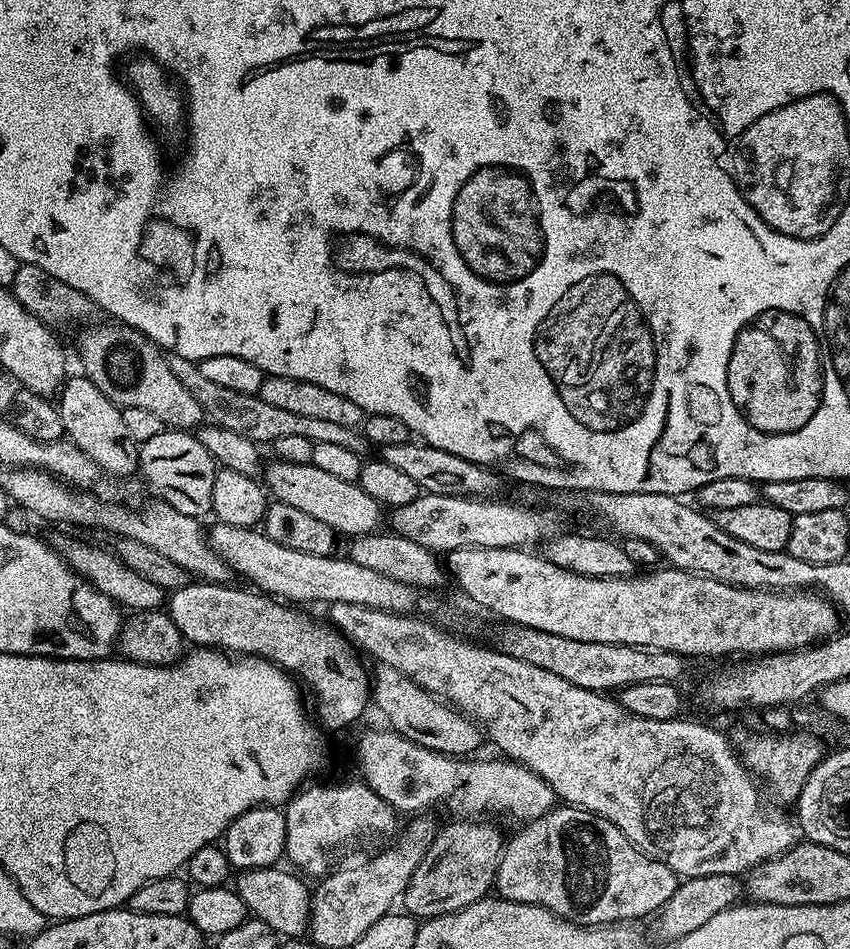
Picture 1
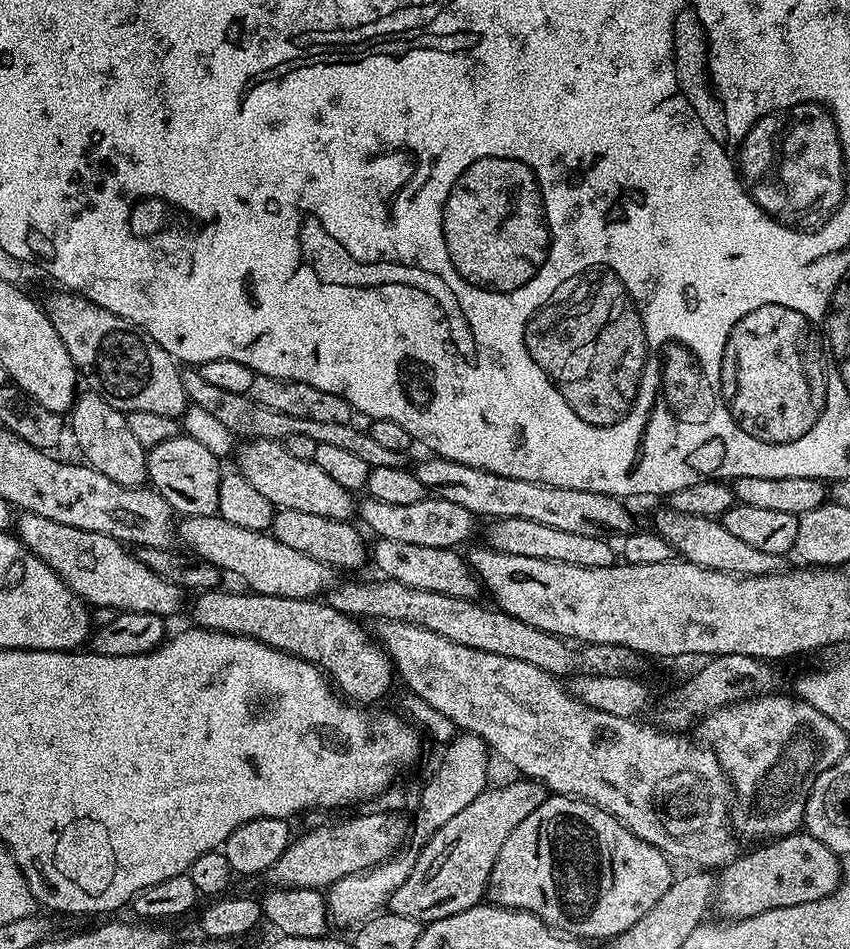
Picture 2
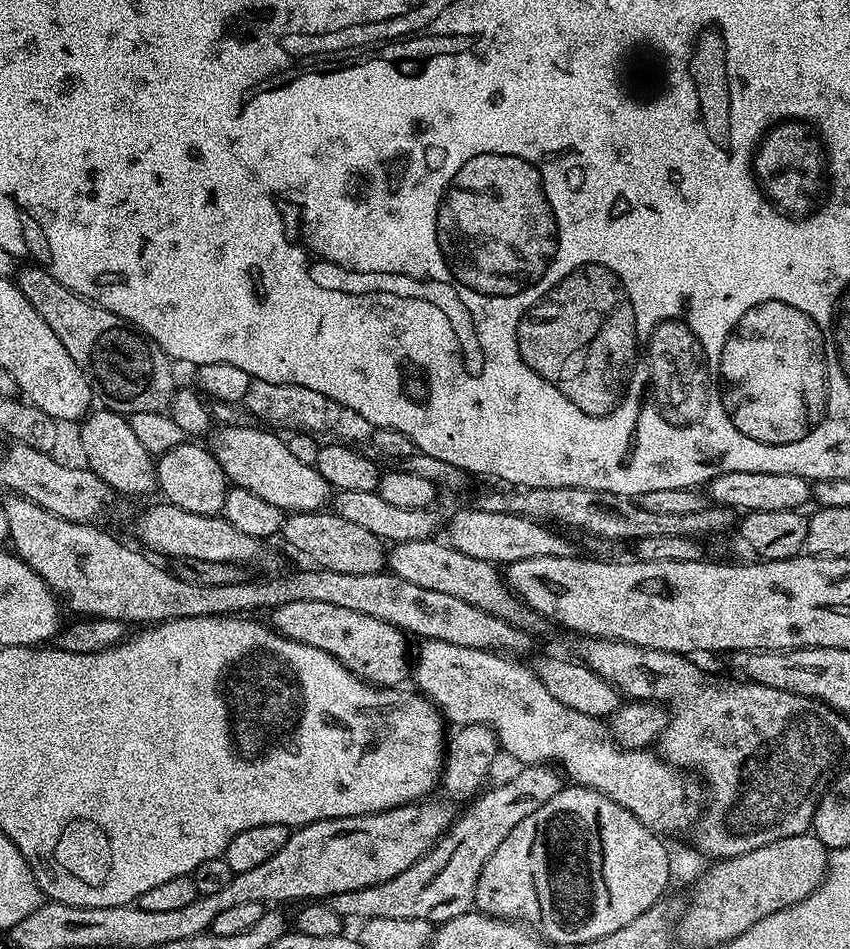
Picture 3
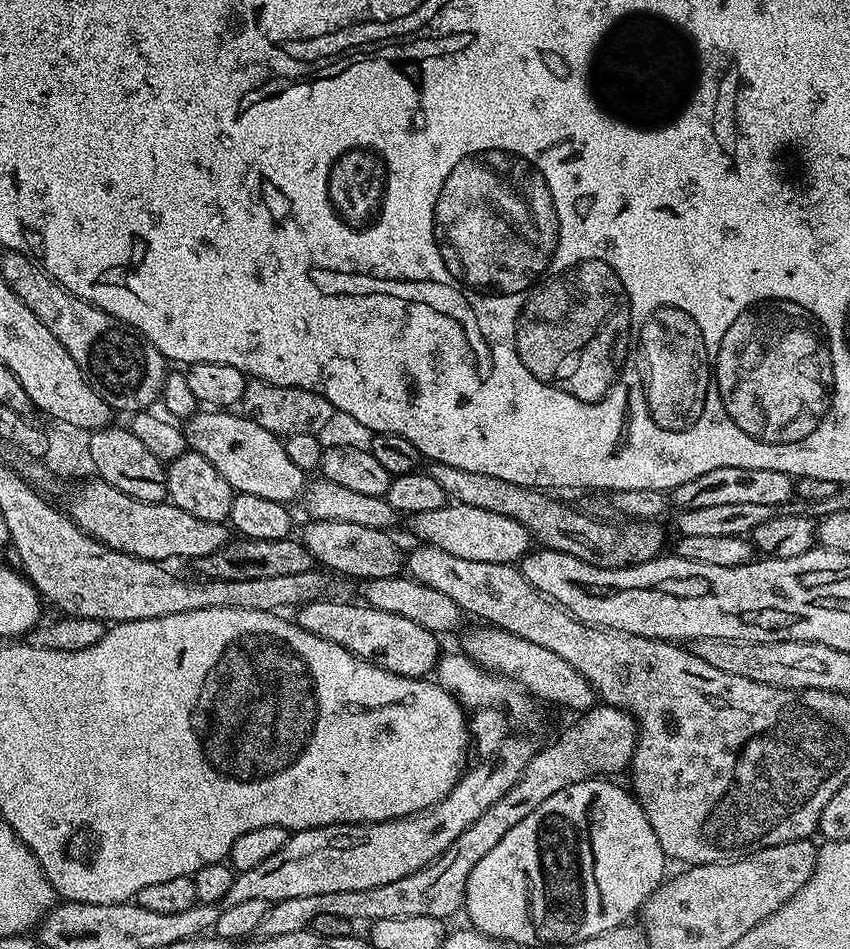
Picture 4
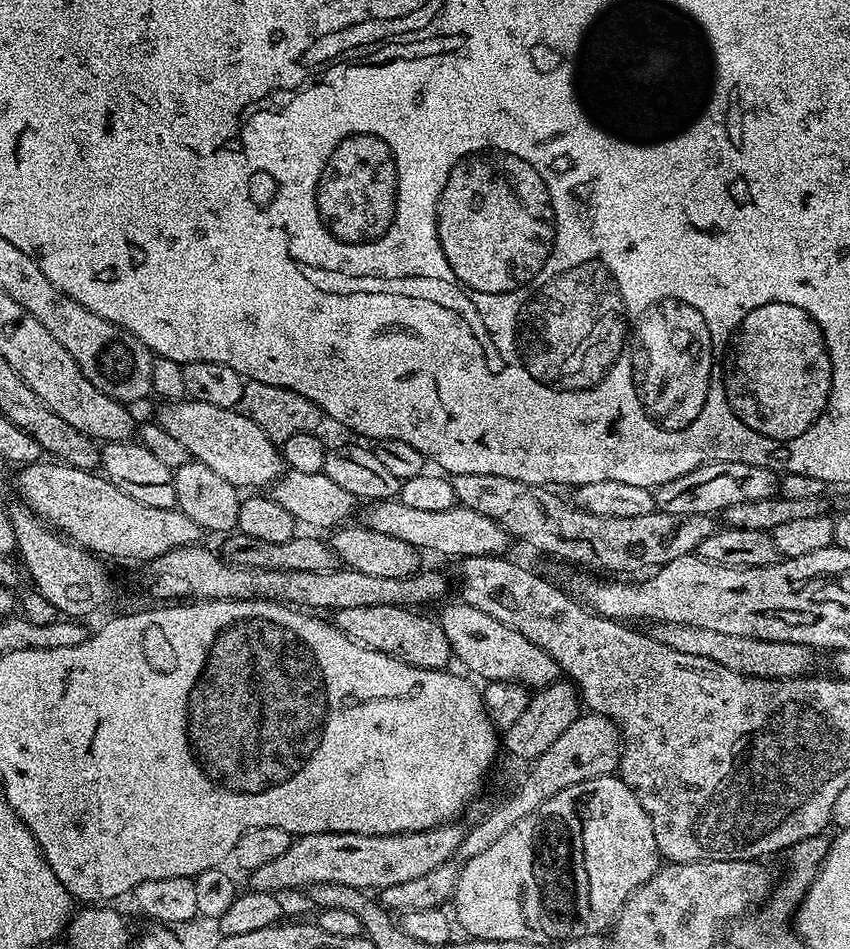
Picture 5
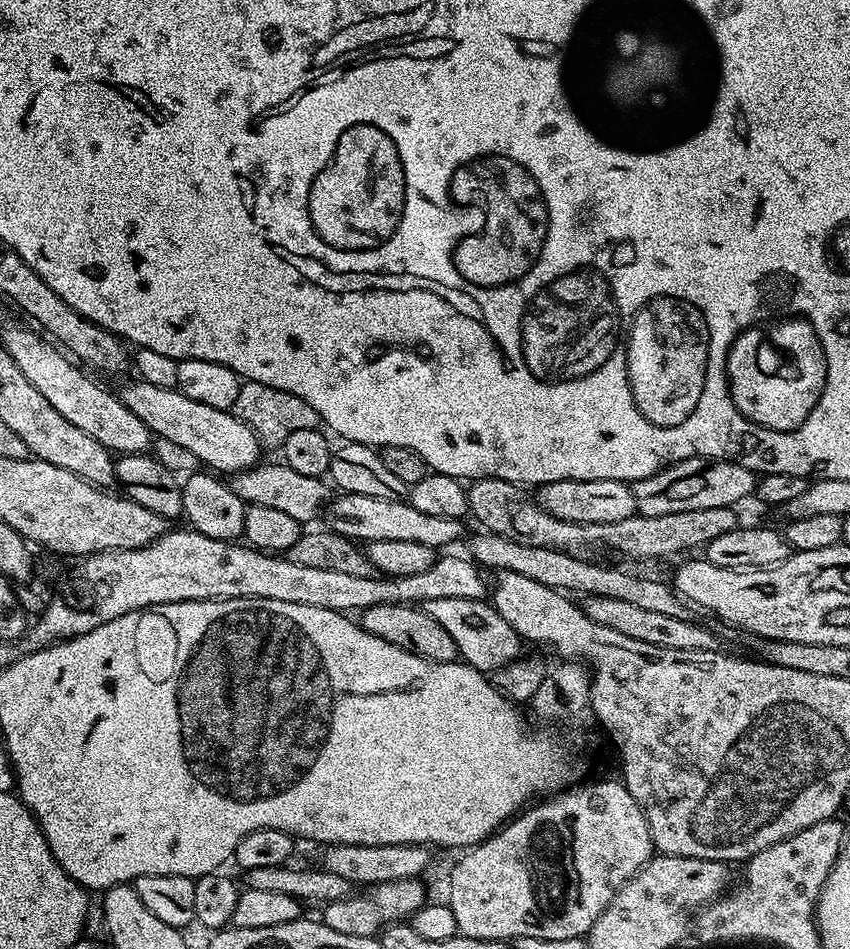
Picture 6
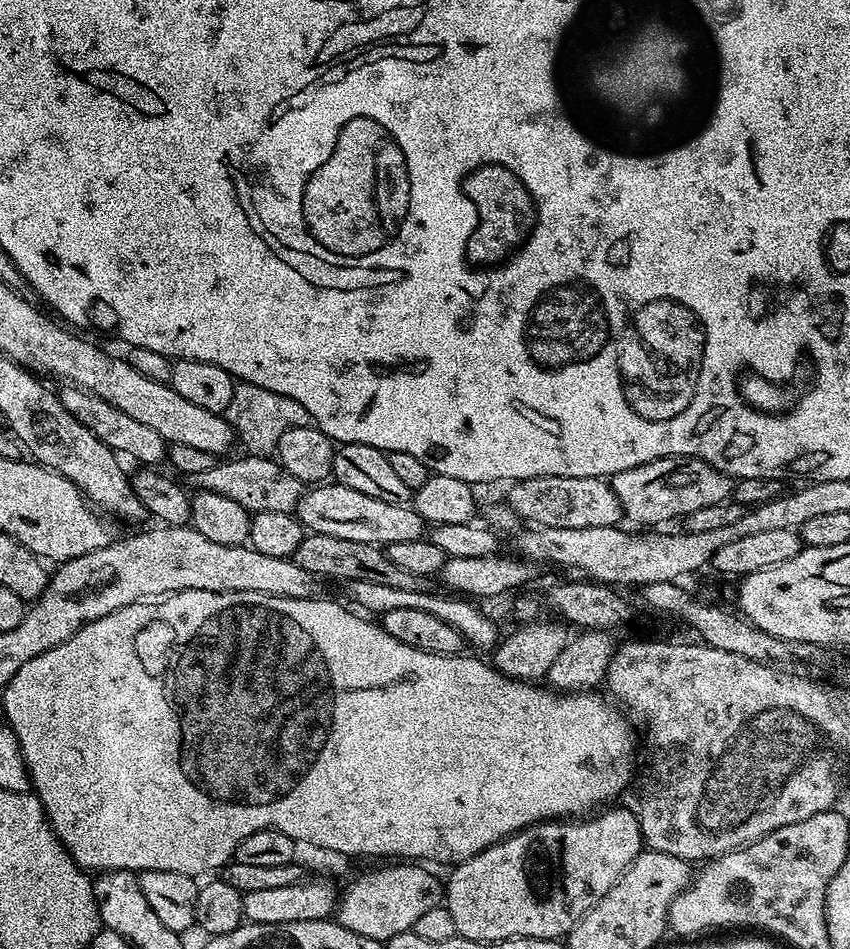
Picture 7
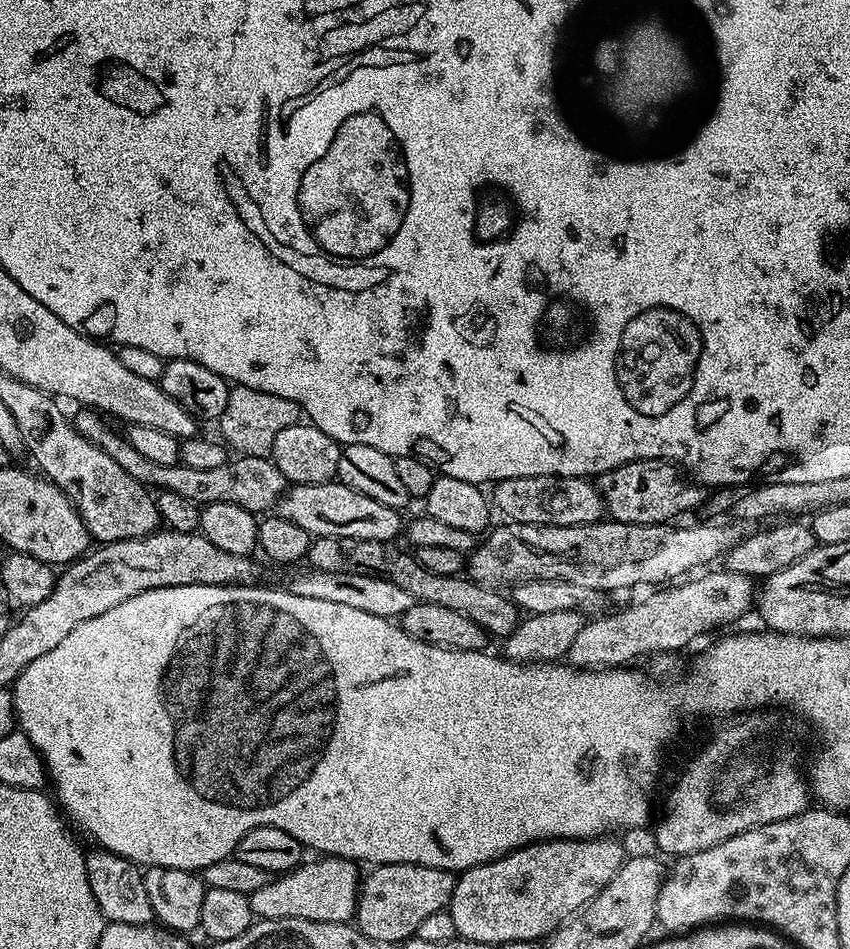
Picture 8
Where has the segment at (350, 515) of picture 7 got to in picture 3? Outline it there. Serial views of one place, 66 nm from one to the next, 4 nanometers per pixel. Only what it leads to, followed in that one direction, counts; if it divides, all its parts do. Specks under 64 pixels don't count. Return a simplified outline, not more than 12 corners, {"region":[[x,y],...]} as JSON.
{"region":[[469,506],[447,521],[447,543],[507,566],[573,555],[539,520]]}

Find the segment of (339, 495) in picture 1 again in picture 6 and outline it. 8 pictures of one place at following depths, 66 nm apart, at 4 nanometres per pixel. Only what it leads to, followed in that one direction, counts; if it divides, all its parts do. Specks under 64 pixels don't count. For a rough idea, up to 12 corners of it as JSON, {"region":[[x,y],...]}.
{"region":[[139,378],[124,405],[216,474],[262,449],[231,411]]}

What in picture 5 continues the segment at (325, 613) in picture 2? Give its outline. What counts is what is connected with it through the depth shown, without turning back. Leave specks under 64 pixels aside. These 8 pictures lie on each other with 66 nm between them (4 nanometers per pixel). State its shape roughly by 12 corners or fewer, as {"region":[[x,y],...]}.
{"region":[[350,606],[334,623],[410,666],[444,670],[439,619],[402,606]]}

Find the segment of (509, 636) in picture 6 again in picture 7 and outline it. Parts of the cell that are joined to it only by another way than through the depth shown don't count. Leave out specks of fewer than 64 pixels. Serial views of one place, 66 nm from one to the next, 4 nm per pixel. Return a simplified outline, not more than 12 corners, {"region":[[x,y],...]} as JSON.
{"region":[[379,582],[343,585],[365,613],[426,610],[454,626],[465,645],[491,653],[495,622],[471,599],[398,590]]}

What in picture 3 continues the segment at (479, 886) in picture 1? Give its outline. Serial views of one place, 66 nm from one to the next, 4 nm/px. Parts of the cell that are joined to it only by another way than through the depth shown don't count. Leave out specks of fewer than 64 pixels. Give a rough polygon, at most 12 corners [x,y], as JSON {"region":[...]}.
{"region":[[529,764],[481,791],[398,878],[331,897],[341,918],[473,911],[490,854],[561,773]]}

